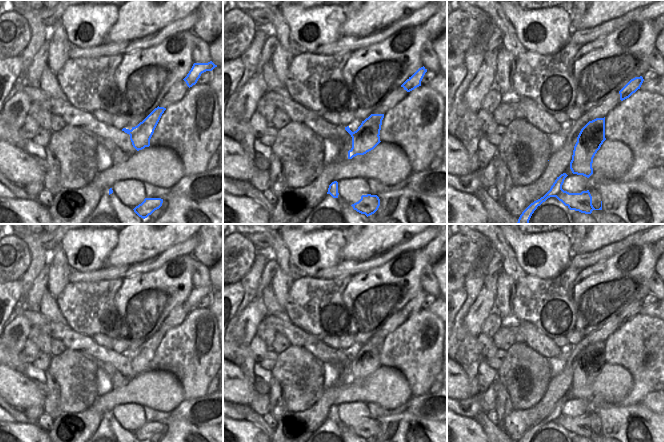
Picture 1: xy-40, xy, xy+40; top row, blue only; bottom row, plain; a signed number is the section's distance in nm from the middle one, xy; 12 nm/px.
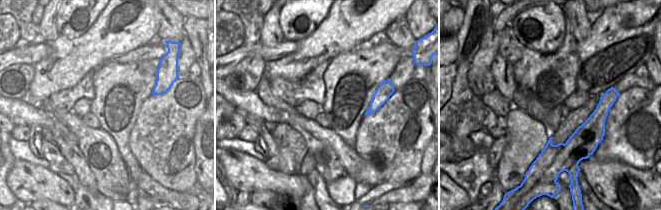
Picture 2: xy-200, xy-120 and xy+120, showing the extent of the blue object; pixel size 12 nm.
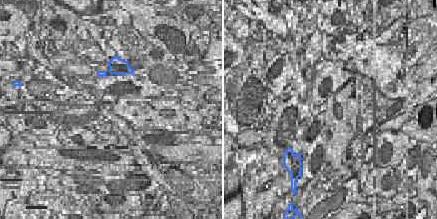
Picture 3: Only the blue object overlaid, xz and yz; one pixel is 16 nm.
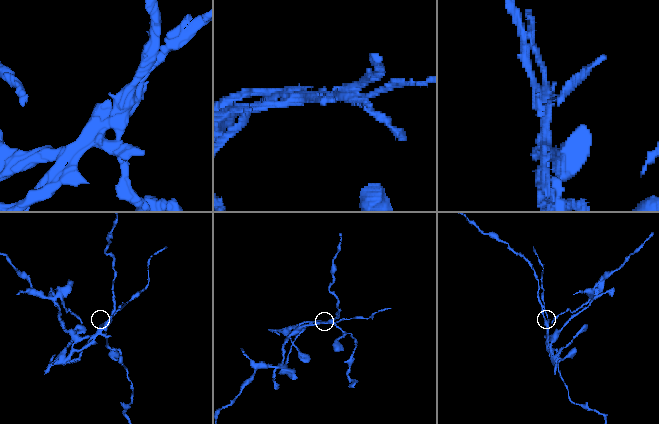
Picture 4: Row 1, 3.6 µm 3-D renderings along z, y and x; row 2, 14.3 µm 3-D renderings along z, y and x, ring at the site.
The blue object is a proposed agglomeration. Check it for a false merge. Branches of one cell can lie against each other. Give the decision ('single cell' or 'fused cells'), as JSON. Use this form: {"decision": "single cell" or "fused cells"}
{"decision": "fused cells"}

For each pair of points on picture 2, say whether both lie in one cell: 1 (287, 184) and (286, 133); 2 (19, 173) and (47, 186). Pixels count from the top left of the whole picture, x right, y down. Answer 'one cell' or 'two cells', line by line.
1: two cells
2: one cell

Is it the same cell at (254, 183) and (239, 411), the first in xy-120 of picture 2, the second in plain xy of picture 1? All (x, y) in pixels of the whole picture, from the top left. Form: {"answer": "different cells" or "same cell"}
{"answer": "different cells"}

